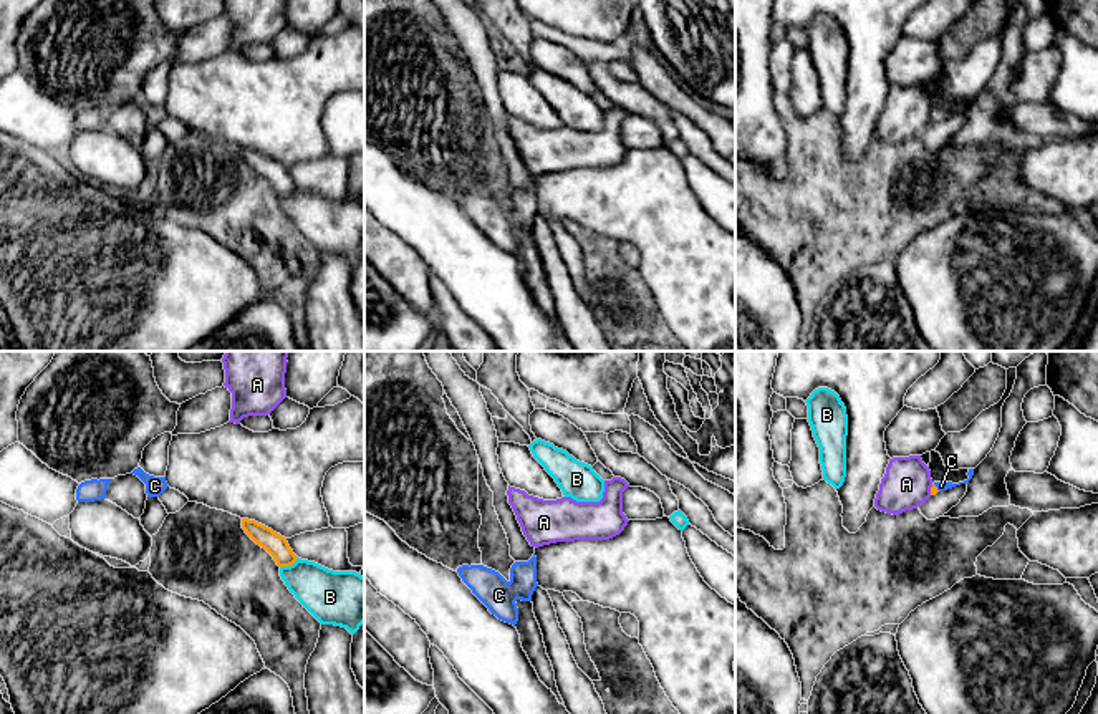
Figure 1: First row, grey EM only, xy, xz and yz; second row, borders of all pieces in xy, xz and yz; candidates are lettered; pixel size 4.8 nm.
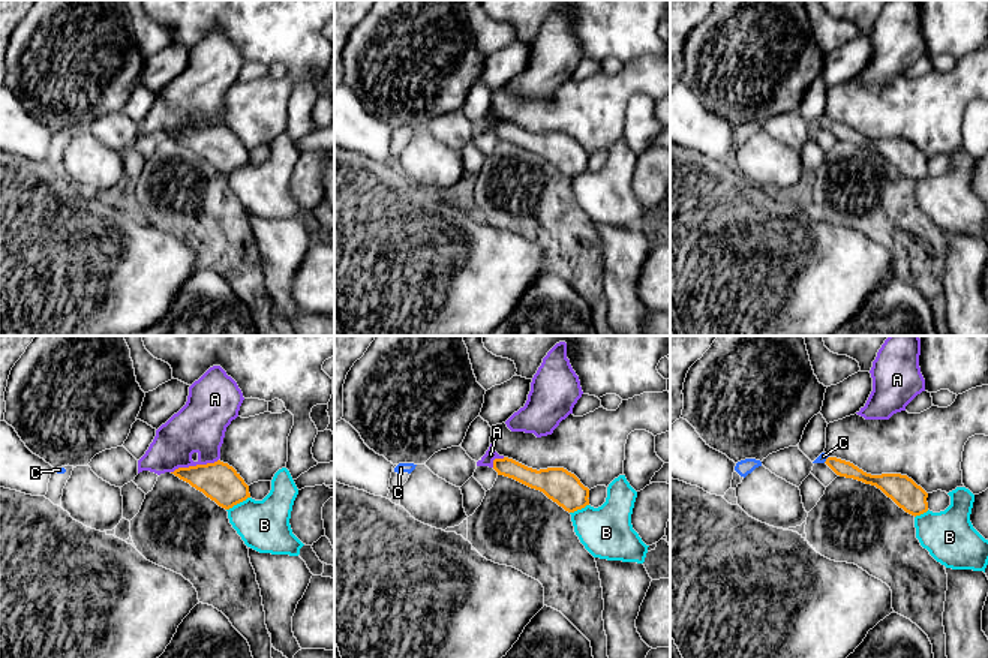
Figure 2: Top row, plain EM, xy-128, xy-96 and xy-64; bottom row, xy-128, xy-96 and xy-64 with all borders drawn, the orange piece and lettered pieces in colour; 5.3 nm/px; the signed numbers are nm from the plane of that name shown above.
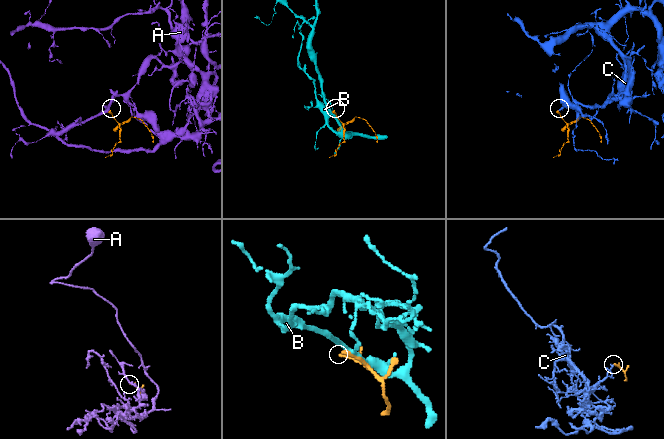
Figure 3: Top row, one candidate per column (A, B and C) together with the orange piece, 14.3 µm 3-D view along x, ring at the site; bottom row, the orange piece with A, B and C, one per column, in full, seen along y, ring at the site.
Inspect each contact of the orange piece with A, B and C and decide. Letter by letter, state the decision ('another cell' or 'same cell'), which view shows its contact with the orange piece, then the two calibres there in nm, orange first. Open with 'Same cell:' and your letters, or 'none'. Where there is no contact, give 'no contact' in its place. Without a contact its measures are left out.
Same cell: C
A: another cell | yz | 40/240 nm
B: another cell | xy | 110/240 nm
C: same cell | yz | 40/50 nm

